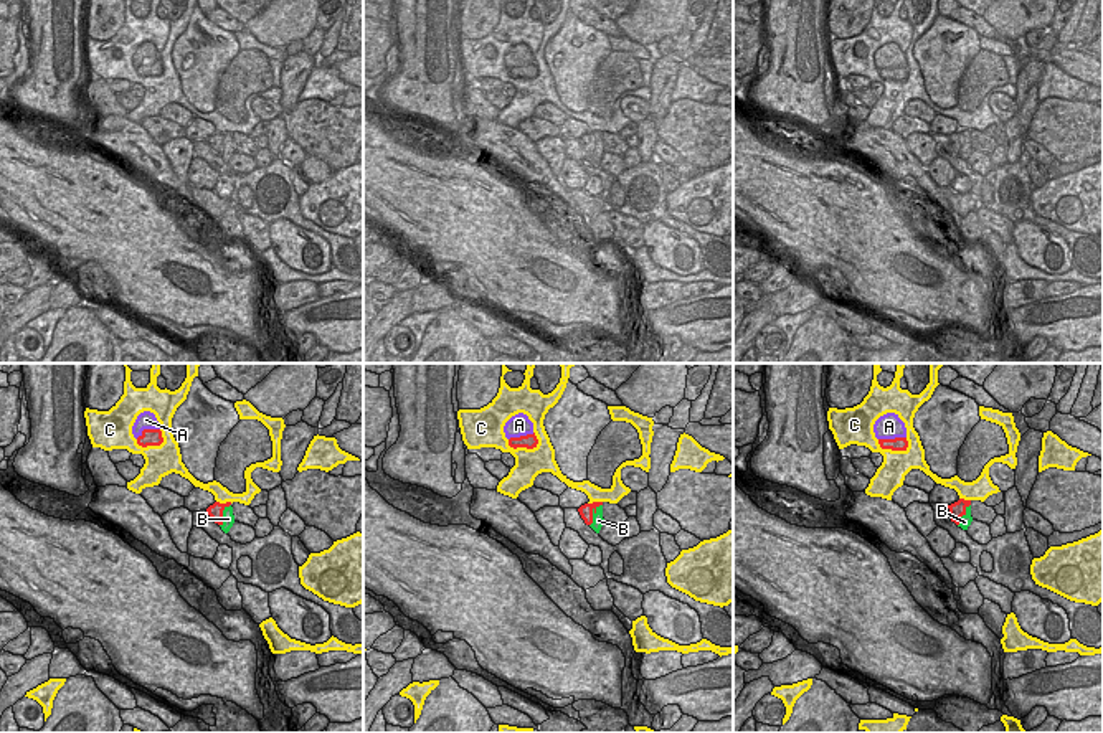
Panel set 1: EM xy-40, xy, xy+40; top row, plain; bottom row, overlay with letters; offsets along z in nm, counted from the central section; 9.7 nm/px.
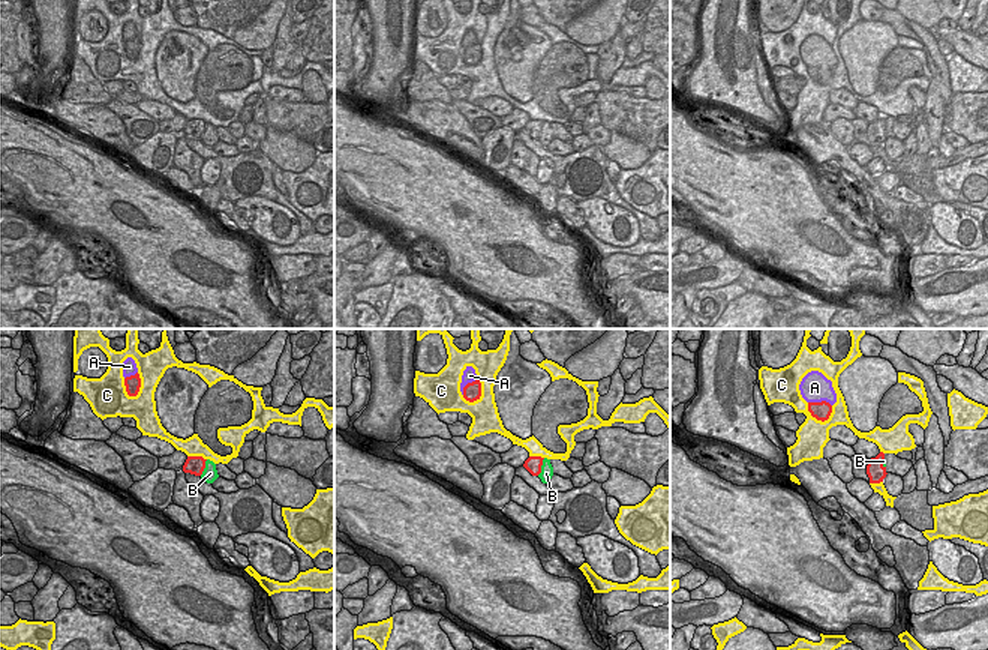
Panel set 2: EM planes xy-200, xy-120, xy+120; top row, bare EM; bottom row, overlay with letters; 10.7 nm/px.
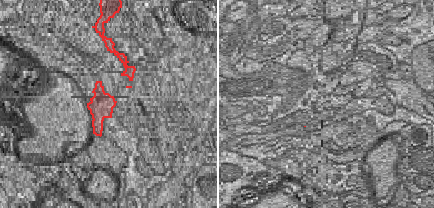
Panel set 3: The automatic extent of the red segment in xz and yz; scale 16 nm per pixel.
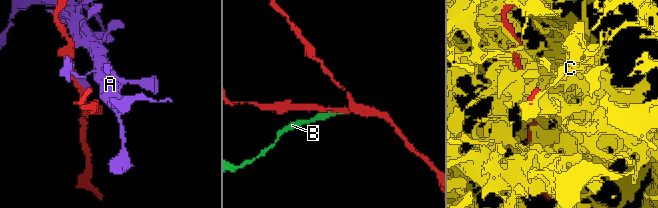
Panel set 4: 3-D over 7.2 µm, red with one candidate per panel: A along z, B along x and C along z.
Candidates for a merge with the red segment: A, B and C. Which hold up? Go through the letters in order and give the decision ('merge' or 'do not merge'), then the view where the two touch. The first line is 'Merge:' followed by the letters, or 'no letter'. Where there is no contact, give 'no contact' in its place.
Merge: no letter
A: do not merge | xy+40
B: do not merge | xy
C: do not merge | xy

